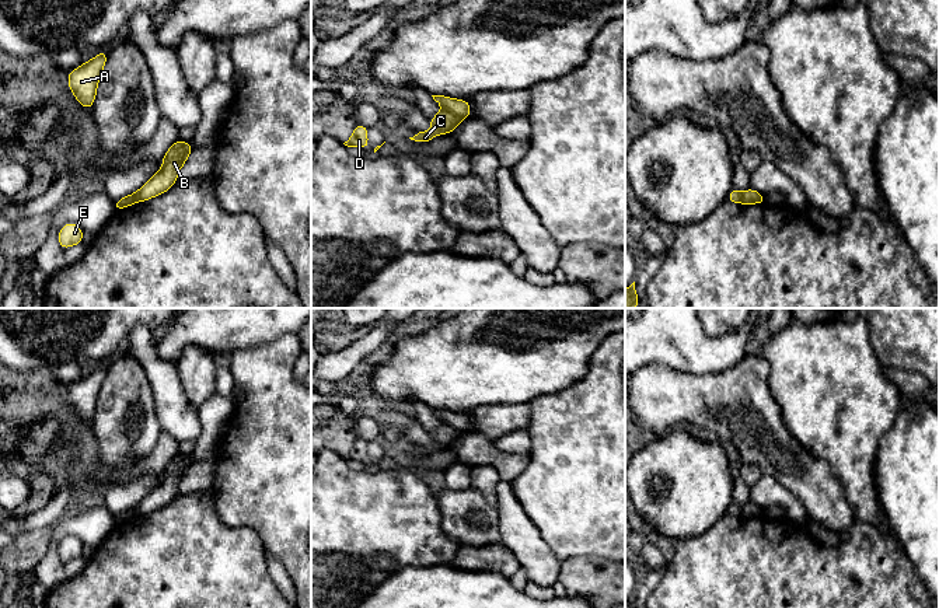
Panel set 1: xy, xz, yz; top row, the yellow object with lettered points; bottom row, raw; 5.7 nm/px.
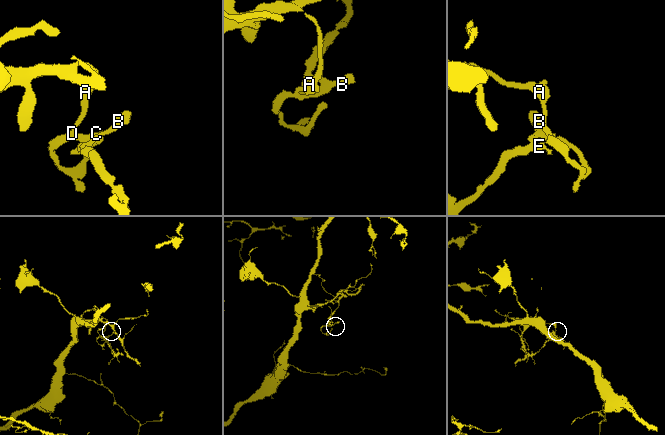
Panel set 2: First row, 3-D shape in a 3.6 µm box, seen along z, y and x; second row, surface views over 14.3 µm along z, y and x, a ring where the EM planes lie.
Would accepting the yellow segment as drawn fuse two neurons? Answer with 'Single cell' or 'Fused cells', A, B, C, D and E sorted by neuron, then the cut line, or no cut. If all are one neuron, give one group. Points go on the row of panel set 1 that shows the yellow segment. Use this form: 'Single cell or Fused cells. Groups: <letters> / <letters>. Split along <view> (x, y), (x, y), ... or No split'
Fused cells. Groups: A C D / B E. Split along xz (444, 108), (461, 118)

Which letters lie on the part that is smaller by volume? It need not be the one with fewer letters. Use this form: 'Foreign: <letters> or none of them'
Foreign: B, E

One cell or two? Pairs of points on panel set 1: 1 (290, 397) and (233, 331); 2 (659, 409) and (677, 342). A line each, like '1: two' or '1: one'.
1: two
2: two

